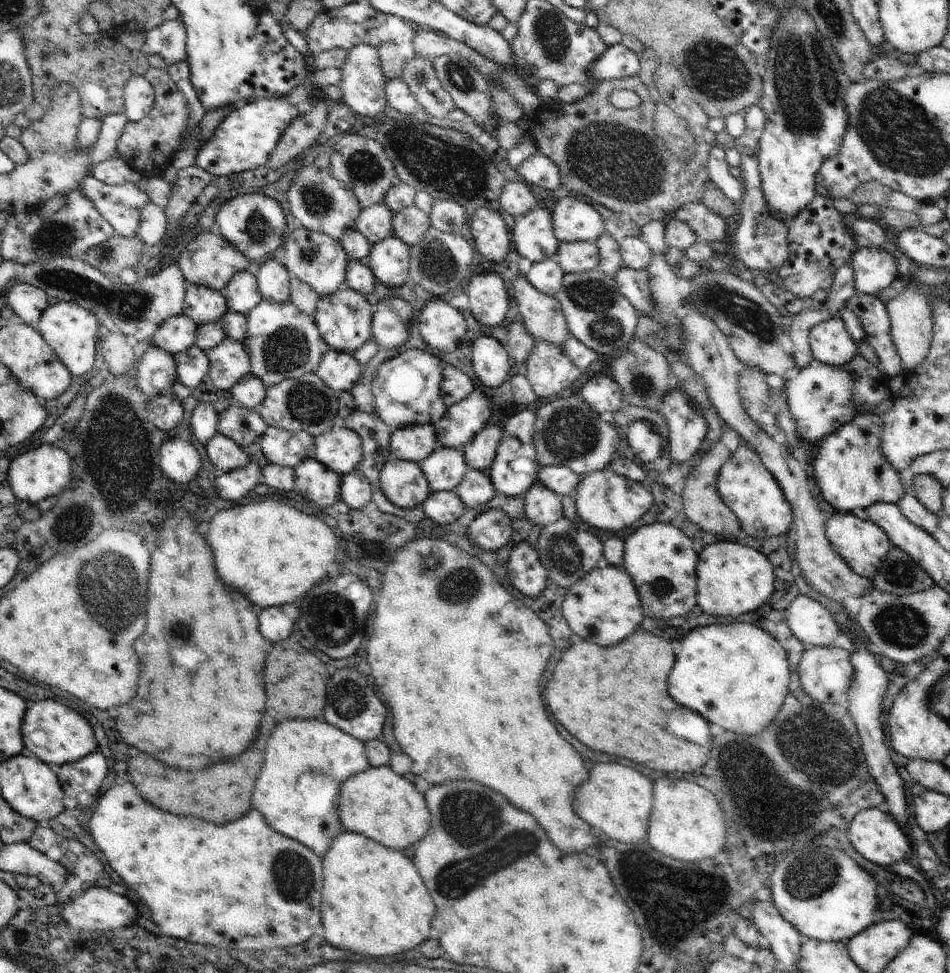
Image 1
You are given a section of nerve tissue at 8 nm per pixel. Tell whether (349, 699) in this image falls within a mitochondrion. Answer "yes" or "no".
yes

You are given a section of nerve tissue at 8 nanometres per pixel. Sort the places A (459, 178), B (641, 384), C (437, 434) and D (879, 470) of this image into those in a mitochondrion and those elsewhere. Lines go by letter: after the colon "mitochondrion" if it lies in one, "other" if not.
A: mitochondrion
B: mitochondrion
C: other
D: other

